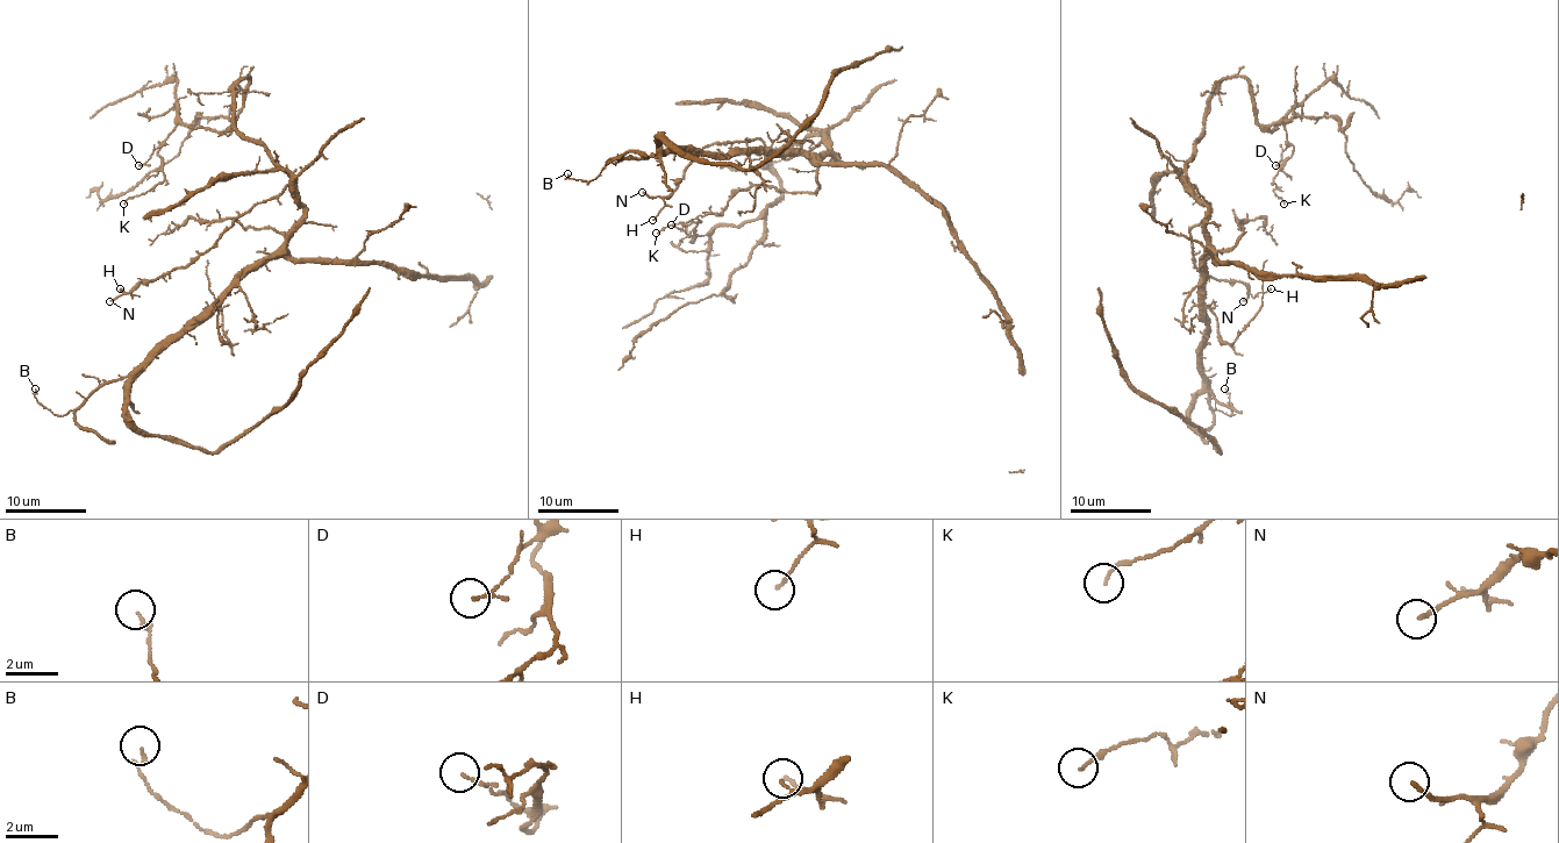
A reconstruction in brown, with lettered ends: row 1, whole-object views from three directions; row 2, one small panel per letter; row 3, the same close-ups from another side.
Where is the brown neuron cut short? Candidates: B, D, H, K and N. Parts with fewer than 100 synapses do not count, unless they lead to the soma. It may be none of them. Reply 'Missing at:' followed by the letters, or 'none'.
Missing at: none

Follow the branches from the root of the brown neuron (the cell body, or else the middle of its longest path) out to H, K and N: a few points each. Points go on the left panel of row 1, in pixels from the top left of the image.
H: (266, 261), (305, 212), (286, 187), (251, 206), (185, 266), (144, 280), (131, 297), (120, 288)
K: (266, 261), (305, 206), (235, 127), (248, 76), (237, 120), (179, 124), (164, 179), (123, 204)
N: (266, 261), (305, 212), (286, 187), (251, 206), (185, 266), (140, 280), (109, 301)

